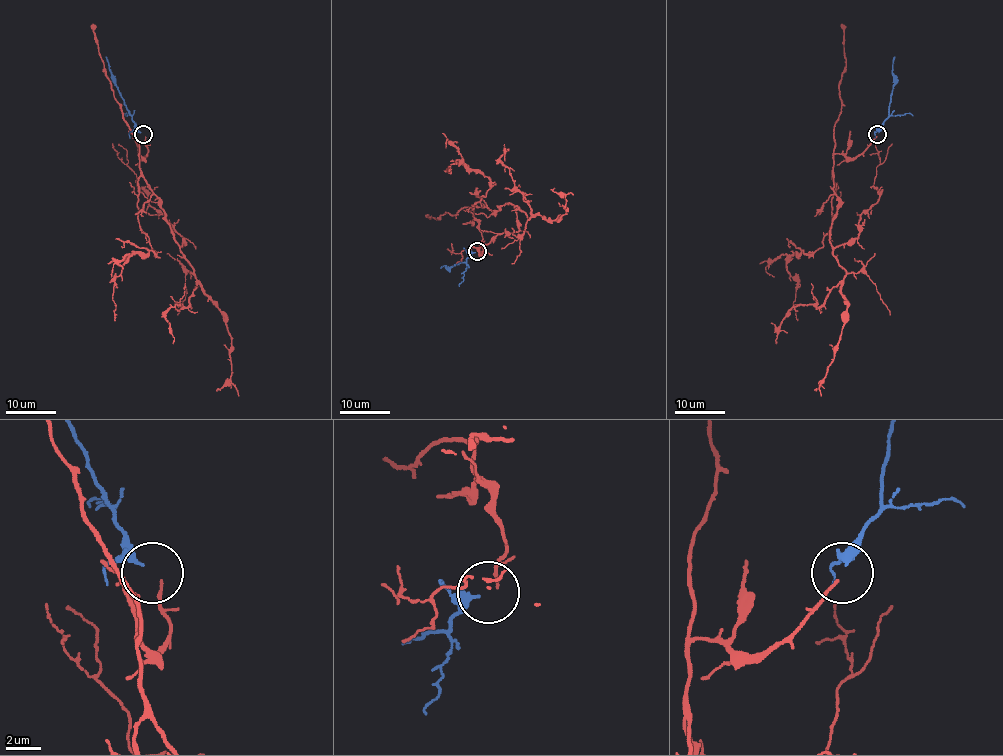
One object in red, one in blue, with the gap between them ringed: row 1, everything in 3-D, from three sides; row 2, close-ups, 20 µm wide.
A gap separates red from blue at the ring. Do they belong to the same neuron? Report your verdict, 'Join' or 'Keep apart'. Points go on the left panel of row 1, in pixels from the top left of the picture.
Join

